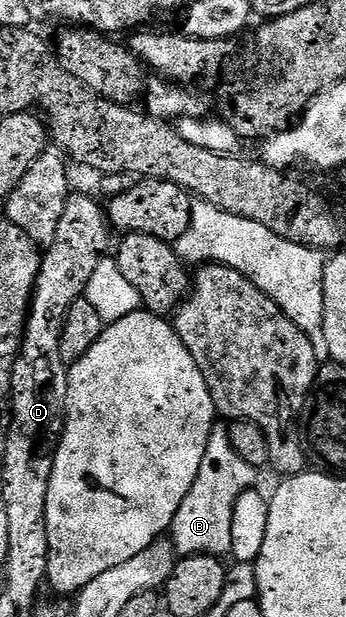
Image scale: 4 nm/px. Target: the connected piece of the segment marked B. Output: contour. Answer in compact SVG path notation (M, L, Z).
M219 422L209 434L209 446L205 446L205 458L201 458L201 470L197 470L197 482L193 482L193 490L185 494L185 502L181 502L181 510L177 510L171 523L169 539L180 557L202 555L226 557L231 550L233 508L237 498L256 483L254 482L257 476L256 469L251 468L249 462L245 462L245 458L237 454L237 450L233 450L227 430L228 425Z

